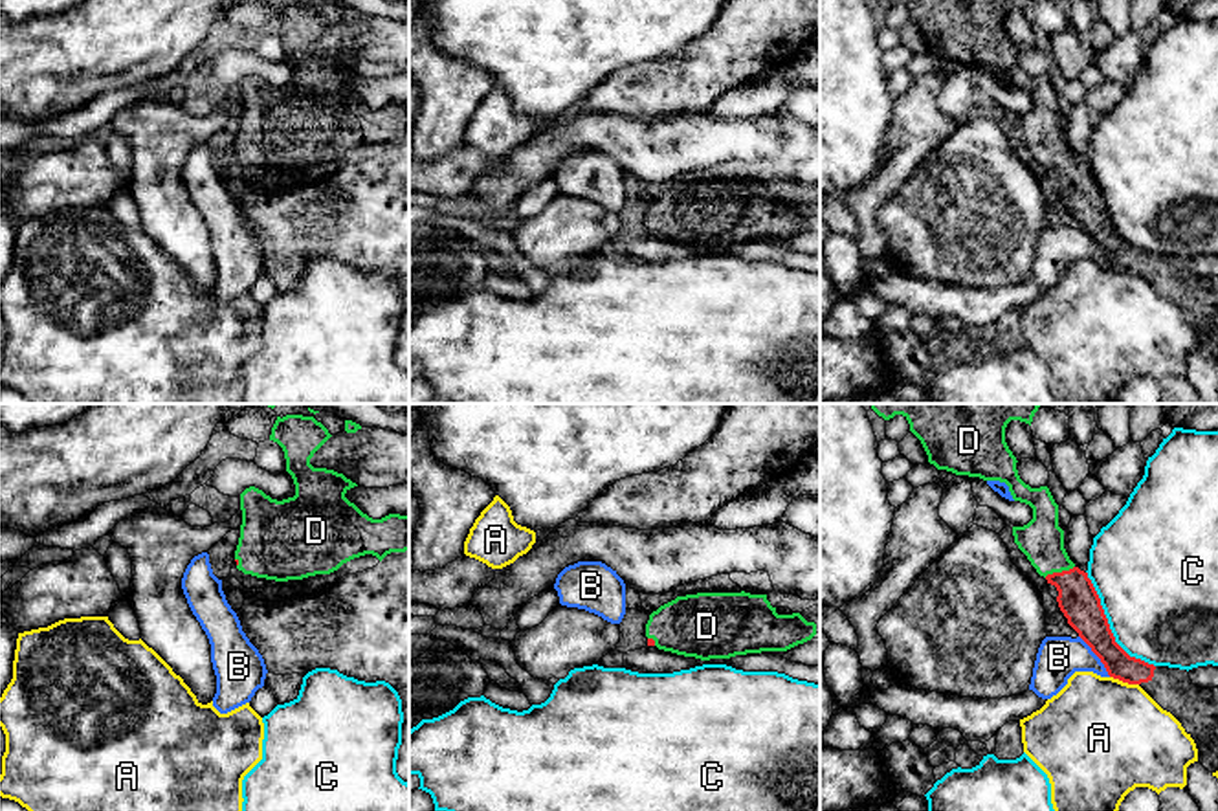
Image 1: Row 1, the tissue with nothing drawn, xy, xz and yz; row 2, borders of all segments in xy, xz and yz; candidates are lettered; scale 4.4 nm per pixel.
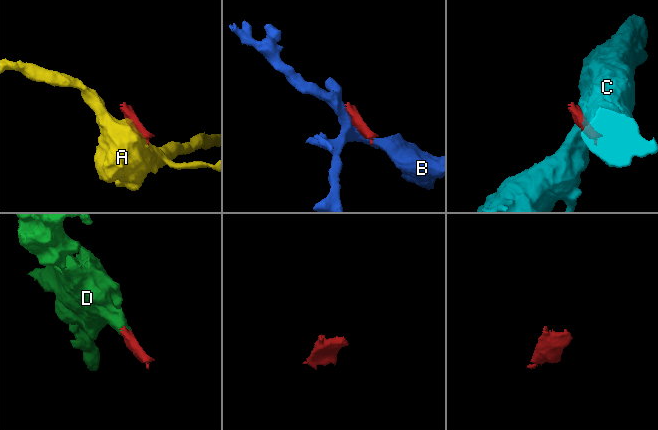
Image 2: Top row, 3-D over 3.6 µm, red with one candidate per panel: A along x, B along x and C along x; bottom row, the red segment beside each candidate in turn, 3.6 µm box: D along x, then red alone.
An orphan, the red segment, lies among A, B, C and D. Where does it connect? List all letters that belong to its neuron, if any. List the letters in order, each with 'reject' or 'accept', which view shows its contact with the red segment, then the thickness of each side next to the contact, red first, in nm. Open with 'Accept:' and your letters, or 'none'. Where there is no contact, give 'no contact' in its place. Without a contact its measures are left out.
Accept: D
A: reject; contact in yz; calibres 120 and 500 nm
B: reject; contact in yz; calibres 170 and 190 nm
C: reject; contact in yz; calibres 180 and 500 nm
D: accept; contact in yz; calibres 180 and 190 nm

